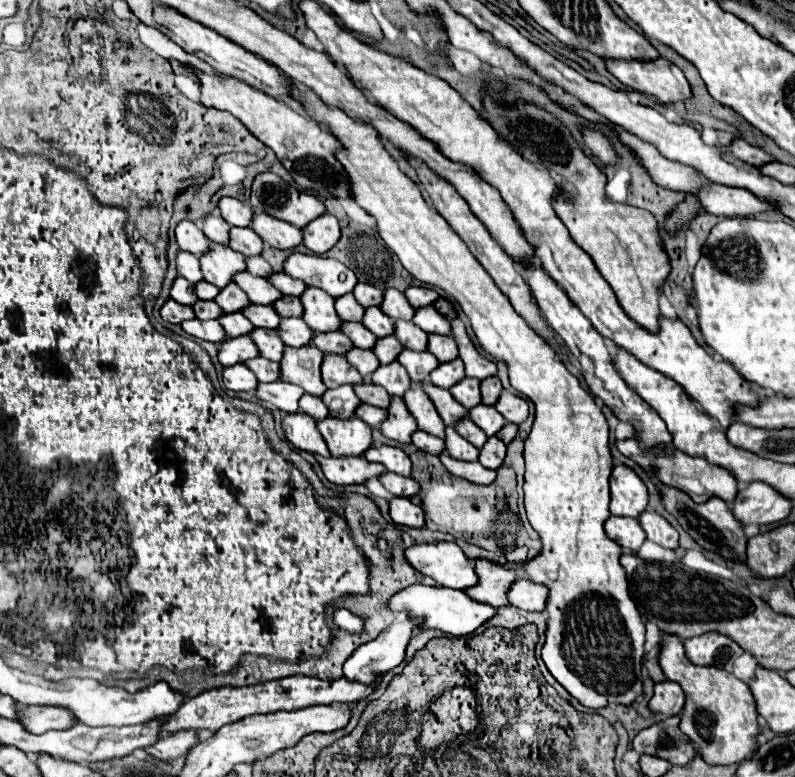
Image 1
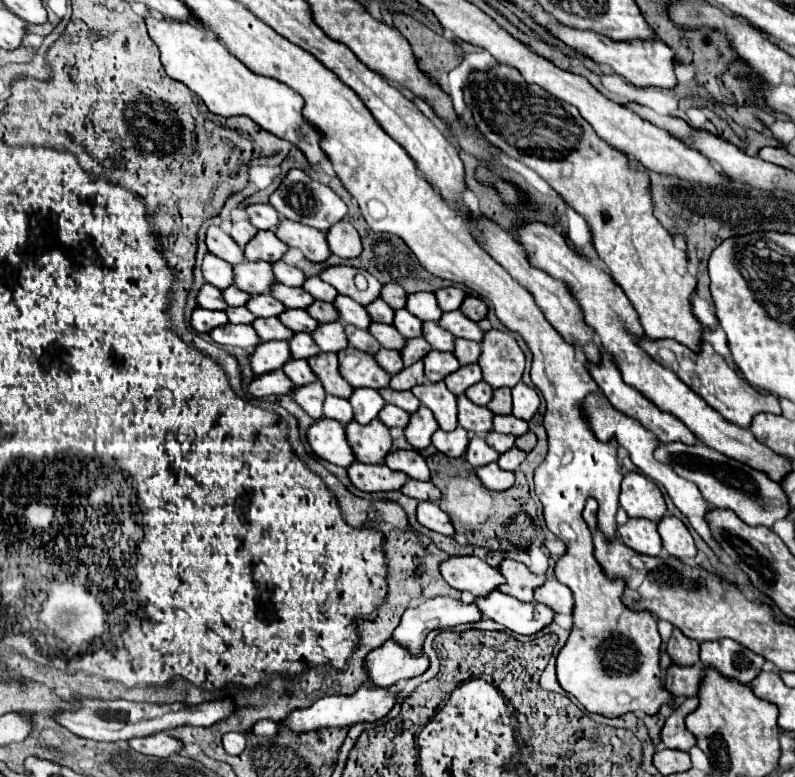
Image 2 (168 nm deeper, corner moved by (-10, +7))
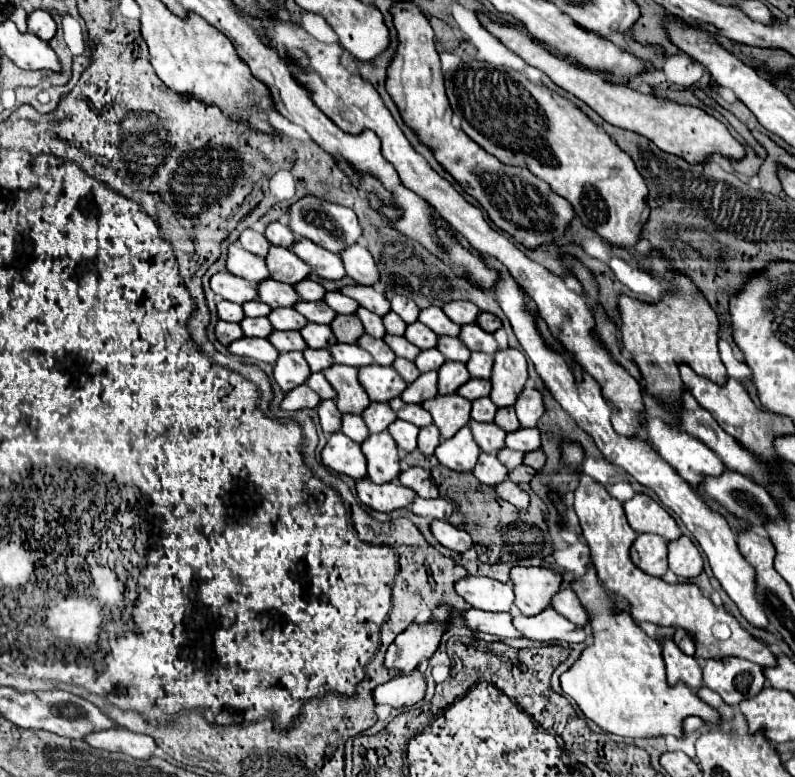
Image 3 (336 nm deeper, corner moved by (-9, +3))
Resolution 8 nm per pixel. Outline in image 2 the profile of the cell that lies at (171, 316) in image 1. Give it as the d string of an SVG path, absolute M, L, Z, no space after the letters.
M196 309L192 313L192 327L198 333L210 333L216 329L216 325L226 325L228 317L224 311L208 311L208 309Z

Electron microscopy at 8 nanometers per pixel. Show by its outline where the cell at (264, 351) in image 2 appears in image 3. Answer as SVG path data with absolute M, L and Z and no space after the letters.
M301 351L279 353L277 363L273 367L273 379L277 381L277 385L283 391L291 389L293 385L305 383L309 373L311 373L311 369L309 369L309 365L305 365L305 359L303 359Z

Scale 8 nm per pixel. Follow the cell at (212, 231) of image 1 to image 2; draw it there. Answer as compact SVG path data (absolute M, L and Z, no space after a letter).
M238 221L232 225L232 239L242 248L246 247L246 243L250 241L250 237L254 237L254 233L258 233L258 229L254 229L254 225L250 225L250 221Z

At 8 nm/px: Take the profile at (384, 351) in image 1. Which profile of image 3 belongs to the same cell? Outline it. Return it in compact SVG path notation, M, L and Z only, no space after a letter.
M423 349L423 351L419 351L419 355L417 355L417 359L415 359L415 365L417 365L417 369L419 369L421 373L425 373L425 371L435 371L435 369L439 369L443 363L445 363L445 357L443 357L437 349Z

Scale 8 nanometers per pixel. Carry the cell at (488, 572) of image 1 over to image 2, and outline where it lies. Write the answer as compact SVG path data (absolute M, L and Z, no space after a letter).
M504 559L500 565L500 571L506 579L506 583L500 587L502 593L512 595L524 603L530 603L534 599L534 589L544 583L544 575L536 575L528 571L528 567L520 561Z

